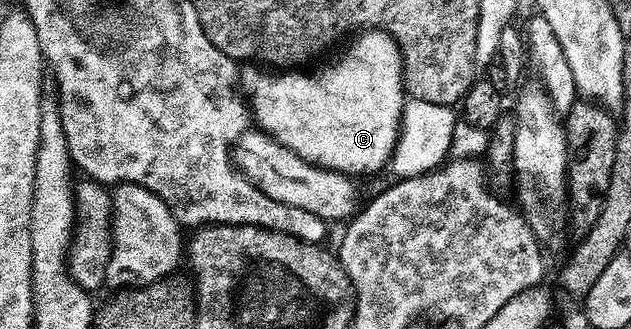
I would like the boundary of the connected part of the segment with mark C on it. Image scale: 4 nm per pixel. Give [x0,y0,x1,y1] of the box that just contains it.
[243,30,407,178]

